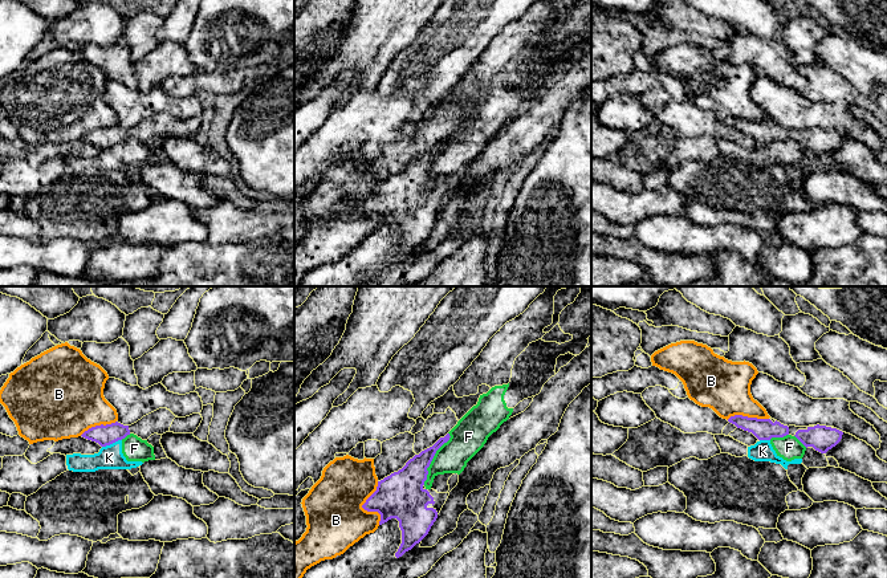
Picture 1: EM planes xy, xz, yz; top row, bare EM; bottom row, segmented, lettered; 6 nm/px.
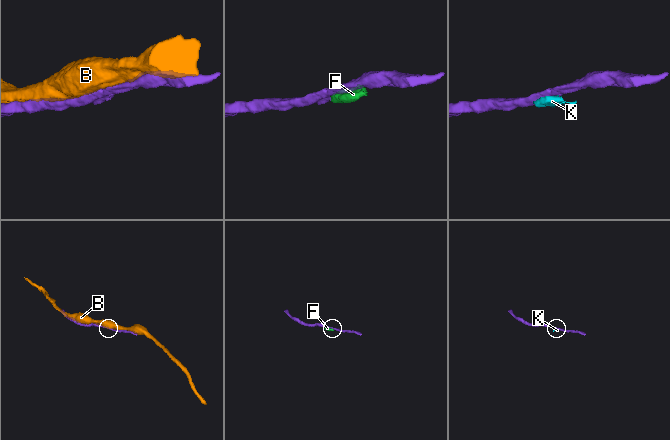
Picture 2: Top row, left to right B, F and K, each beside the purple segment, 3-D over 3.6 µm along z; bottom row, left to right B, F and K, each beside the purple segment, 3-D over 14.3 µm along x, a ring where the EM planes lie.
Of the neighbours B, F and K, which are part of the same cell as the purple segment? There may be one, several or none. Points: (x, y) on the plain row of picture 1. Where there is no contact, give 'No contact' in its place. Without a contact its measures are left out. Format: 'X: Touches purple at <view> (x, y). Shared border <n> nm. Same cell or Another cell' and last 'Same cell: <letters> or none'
B: Touches purple at xz (363, 211). Shared border 260 nm. Another cell
F: Touches purple at xz (432, 161). Shared border 360 nm. Another cell
K: Touches purple at xy (112, 146). Shared border 130 nm. Another cell
Same cell: none

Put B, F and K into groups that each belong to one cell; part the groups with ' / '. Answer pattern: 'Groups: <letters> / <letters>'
Groups: B / F K

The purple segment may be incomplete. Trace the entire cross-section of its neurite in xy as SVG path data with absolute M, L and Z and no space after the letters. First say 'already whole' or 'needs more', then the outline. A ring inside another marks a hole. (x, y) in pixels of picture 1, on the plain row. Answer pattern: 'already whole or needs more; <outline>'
already whole; M118 125L111 127L101 127L89 131L85 134L81 139L98 146L101 150L110 148L118 143L125 142L127 138L130 138L129 129L123 129Z

